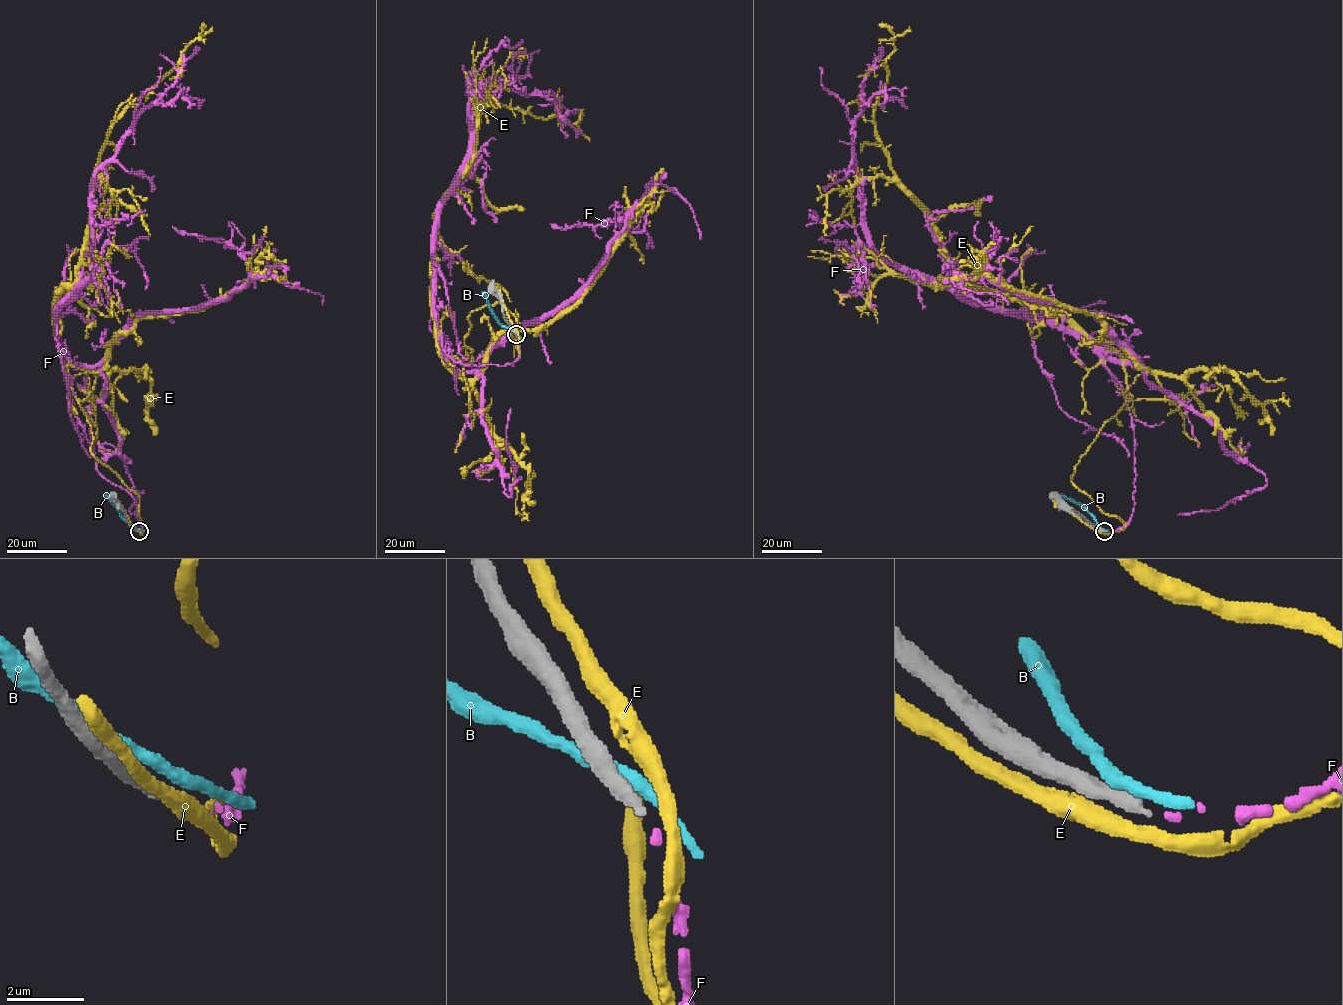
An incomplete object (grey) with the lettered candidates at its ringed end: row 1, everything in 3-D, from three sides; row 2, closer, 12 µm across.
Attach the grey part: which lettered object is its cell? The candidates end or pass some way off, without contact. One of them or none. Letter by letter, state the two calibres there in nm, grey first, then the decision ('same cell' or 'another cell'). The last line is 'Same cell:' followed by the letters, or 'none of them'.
B: 300 nm thick on the grey side, 280 nm on the other; another cell
E: 300 nm thick on the grey side, 380 nm on the other; another cell
F: 300 nm thick on the grey side, 160 nm on the other; same cell
Same cell: F

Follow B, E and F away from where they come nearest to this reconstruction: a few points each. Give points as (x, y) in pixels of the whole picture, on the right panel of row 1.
B: (1103, 530), (1081, 505), (1061, 495)
E: (1103, 532), (1125, 524), (1071, 476), (1125, 402), (1123, 362), (958, 279), (878, 137), (879, 24)
F: (1105, 532), (1126, 524), (1135, 490), (1134, 432), (1121, 384), (1071, 334), (971, 300)

